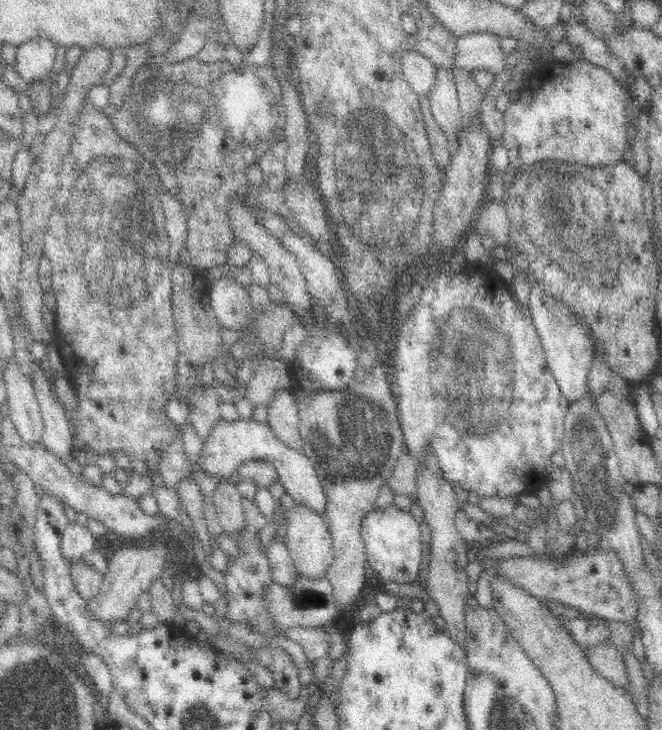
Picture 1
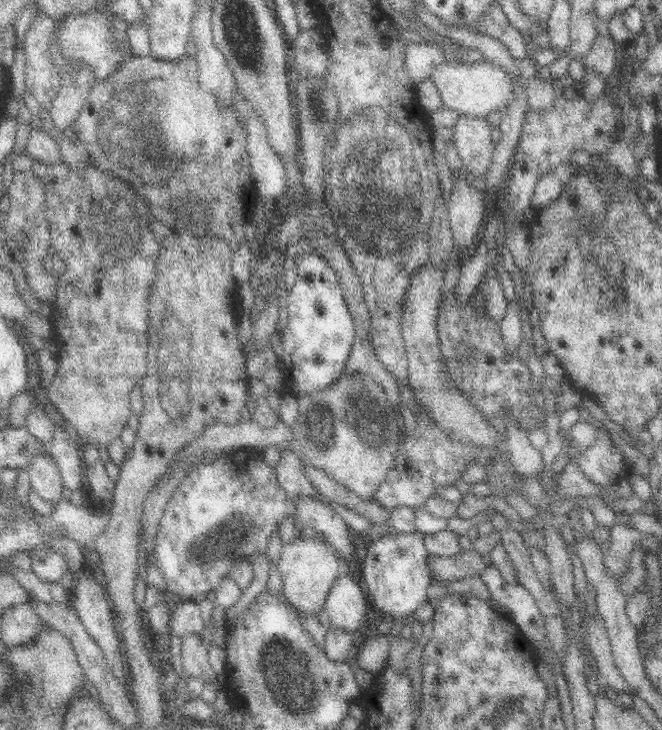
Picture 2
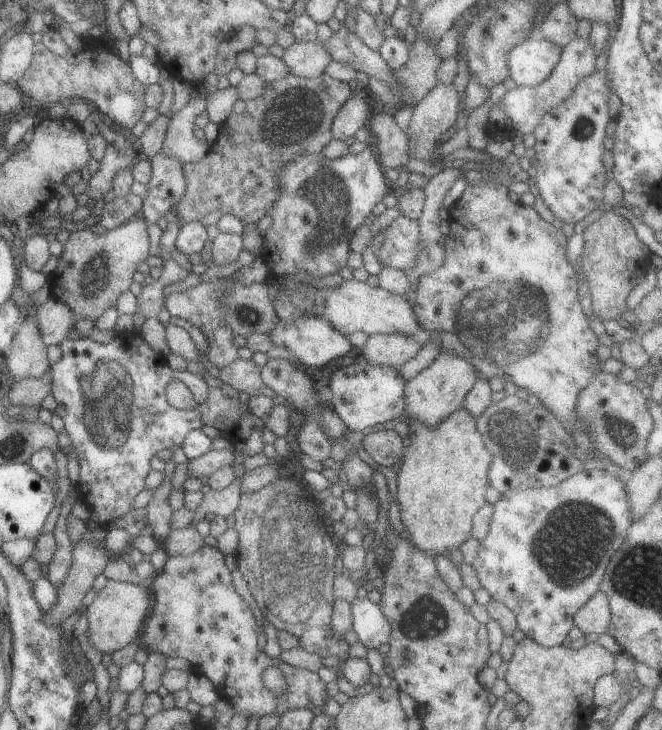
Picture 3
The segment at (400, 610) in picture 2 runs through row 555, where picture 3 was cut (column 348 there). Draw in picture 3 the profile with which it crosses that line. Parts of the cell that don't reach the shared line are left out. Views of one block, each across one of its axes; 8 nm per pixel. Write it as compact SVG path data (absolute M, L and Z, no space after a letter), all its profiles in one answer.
M363 359L335 370L329 378L330 406L339 421L351 431L366 432L384 422L398 418L404 412L404 379L397 368L373 365Z

